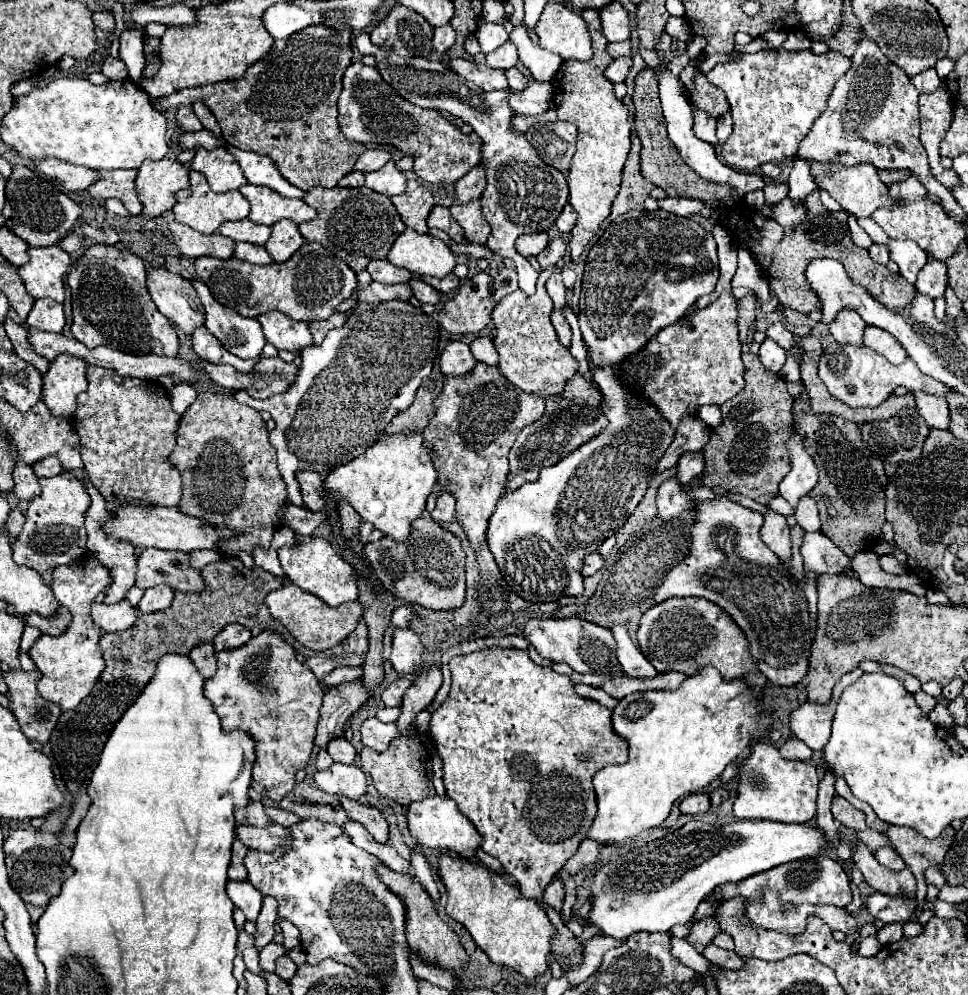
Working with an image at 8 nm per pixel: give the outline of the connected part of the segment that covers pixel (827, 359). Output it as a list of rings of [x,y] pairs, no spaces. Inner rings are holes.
[[[829,342],[823,348],[821,362],[819,362],[819,378],[825,382],[825,386],[837,400],[845,402],[851,408],[853,406],[855,408],[857,406],[879,406],[883,400],[887,400],[887,396],[897,386],[905,386],[905,388],[909,388],[909,392],[925,390],[925,392],[935,392],[939,396],[945,396],[945,392],[947,392],[945,384],[931,380],[929,376],[919,372],[919,368],[915,368],[915,364],[909,358],[903,364],[895,366],[885,356],[877,354],[875,350],[871,350],[867,346],[837,344],[837,342]]]

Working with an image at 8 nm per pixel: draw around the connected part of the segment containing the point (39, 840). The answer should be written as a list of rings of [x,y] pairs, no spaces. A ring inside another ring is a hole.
[[[15,830],[3,846],[7,854],[9,882],[13,890],[33,906],[47,906],[51,898],[61,892],[61,884],[73,874],[69,862],[71,848],[63,846],[57,834],[51,832],[33,832],[33,830]]]

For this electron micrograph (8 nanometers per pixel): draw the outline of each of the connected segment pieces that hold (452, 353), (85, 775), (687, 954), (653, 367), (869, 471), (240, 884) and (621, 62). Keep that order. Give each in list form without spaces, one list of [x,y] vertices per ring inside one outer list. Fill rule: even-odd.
[[[459,340],[447,344],[445,352],[441,354],[441,370],[445,372],[445,376],[467,376],[477,364],[479,362],[471,354],[469,346]],[[449,372],[459,372],[459,374],[449,374]]]
[[[231,558],[231,560],[219,560],[219,562],[205,566],[203,580],[207,580],[207,588],[203,592],[197,592],[197,594],[175,592],[173,604],[167,610],[141,614],[131,628],[127,628],[123,632],[113,632],[113,634],[101,636],[99,646],[103,652],[105,670],[103,670],[99,682],[95,684],[93,692],[75,710],[63,712],[59,716],[59,722],[49,738],[49,742],[53,746],[55,762],[61,770],[61,778],[73,796],[73,814],[69,816],[67,828],[61,836],[73,836],[79,822],[85,818],[85,814],[91,806],[87,786],[89,786],[91,774],[99,762],[101,750],[103,750],[111,730],[115,728],[117,720],[135,702],[135,698],[139,696],[139,692],[143,690],[147,680],[153,676],[159,656],[163,656],[167,652],[189,654],[193,644],[213,640],[217,636],[217,632],[223,630],[223,626],[233,624],[233,622],[239,622],[245,628],[253,628],[257,622],[263,630],[277,630],[281,634],[281,638],[285,642],[293,644],[293,648],[299,654],[303,654],[305,658],[313,656],[313,650],[307,650],[305,646],[301,646],[287,632],[287,628],[281,622],[273,620],[273,616],[269,614],[269,610],[263,602],[271,590],[277,590],[283,586],[283,578],[273,576],[259,566],[245,568],[239,558]]]
[[[671,938],[671,954],[687,968],[693,968],[697,974],[705,976],[711,968],[711,962],[703,958],[687,940],[683,938]]]
[[[723,292],[715,302],[709,306],[693,312],[691,316],[683,316],[677,324],[663,328],[657,336],[653,336],[643,348],[643,352],[637,352],[631,356],[631,360],[625,360],[621,366],[623,378],[629,386],[639,388],[643,396],[647,396],[671,422],[673,428],[677,428],[681,416],[697,416],[699,408],[703,404],[723,404],[731,400],[745,384],[743,380],[743,362],[741,362],[741,342],[739,342],[739,330],[737,330],[737,304],[739,300],[731,292]]]
[[[805,392],[793,402],[793,426],[795,432],[803,434],[803,444],[819,468],[819,482],[809,496],[819,504],[821,532],[847,556],[871,550],[873,542],[881,538],[881,528],[885,524],[887,476],[883,472],[883,462],[867,450],[857,424],[831,414],[815,414]],[[823,496],[829,496],[837,508],[839,516],[835,520],[827,516]]]
[[[229,880],[227,882],[227,896],[231,902],[241,908],[247,920],[255,922],[263,904],[263,894],[249,882],[249,880]]]
[[[631,56],[615,58],[615,60],[607,66],[605,76],[607,76],[607,80],[611,80],[613,84],[617,84],[617,82],[625,82],[625,78],[627,78],[627,74],[629,74],[629,68],[631,68],[631,66],[633,66]]]

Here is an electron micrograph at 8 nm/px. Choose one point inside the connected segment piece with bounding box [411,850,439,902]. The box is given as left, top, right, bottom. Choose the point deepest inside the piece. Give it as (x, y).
(422, 869)

